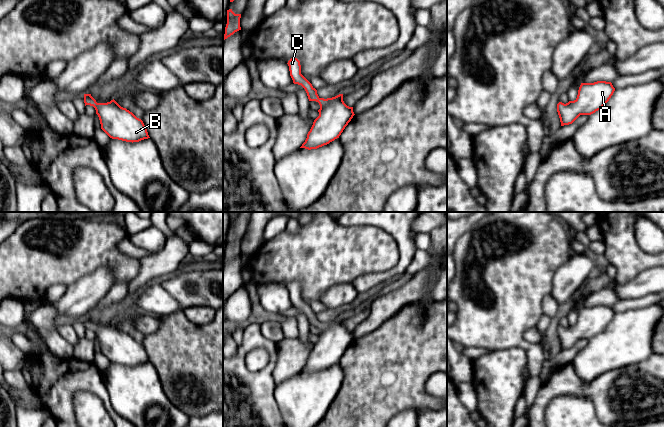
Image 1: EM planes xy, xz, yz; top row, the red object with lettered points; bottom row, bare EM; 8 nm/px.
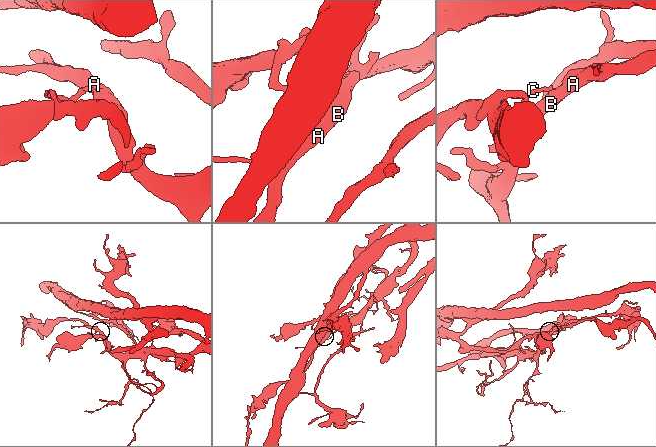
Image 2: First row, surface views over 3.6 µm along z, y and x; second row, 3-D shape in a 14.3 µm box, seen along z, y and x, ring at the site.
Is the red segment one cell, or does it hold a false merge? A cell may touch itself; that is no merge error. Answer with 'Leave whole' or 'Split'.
Split

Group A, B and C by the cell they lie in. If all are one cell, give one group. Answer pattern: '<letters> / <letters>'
A B / C

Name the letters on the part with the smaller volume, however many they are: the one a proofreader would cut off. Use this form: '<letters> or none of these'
A, B

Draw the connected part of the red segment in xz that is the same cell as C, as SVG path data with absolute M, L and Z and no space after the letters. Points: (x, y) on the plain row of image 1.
M291 282L288 285L290 300L293 304L294 308L301 309L308 320L309 325L316 325L320 324L317 314L312 310L312 308L301 298L301 289L300 285L297 282Z

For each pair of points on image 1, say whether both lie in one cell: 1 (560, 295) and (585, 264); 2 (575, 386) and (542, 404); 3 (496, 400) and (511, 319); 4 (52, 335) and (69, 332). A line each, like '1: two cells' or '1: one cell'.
1: one cell
2: one cell
3: two cells
4: two cells

